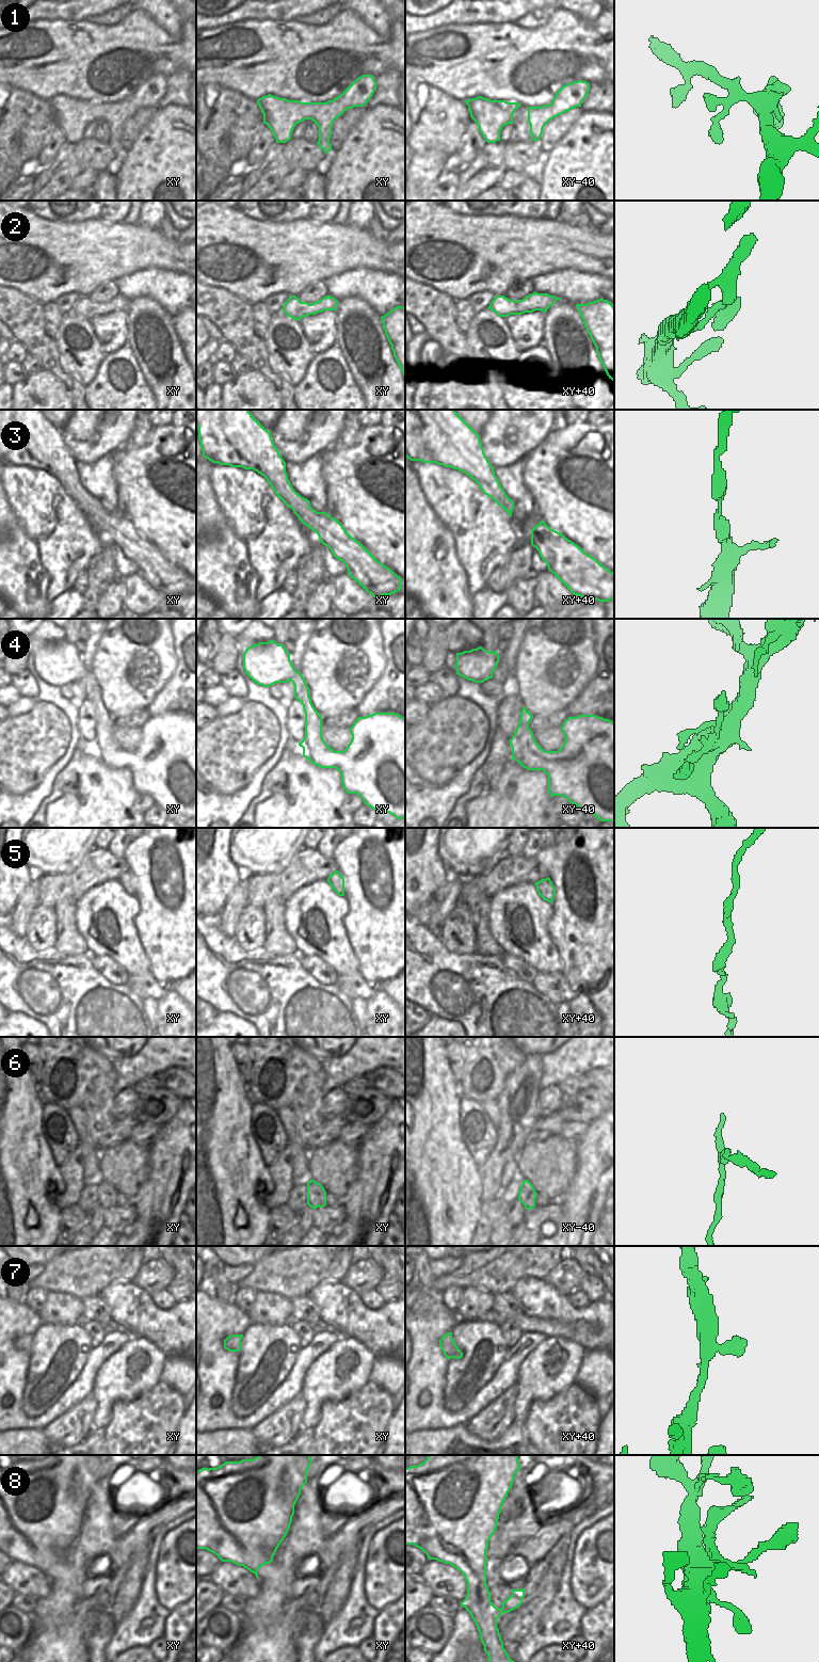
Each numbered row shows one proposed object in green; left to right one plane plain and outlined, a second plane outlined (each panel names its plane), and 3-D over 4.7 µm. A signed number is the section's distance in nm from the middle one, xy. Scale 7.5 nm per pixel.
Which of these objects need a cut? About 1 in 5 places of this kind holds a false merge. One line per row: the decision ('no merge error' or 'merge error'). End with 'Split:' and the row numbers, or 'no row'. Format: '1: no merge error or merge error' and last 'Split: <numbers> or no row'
1: no merge error
2: no merge error
3: no merge error
4: no merge error
5: no merge error
6: merge error
7: no merge error
8: merge error
Split: 6, 8

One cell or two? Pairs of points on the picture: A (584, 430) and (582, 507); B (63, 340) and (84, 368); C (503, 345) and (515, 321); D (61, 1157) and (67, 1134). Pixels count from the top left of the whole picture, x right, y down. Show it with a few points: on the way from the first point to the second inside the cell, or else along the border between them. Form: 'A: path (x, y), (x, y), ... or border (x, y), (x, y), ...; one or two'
A: path (564, 447), (556, 454), (552, 466), (562, 489); one
B: path (65, 348), (65, 351), (77, 364); one
C: border (503, 317), (517, 354); two
D: path (61, 1152), (64, 1139); one

